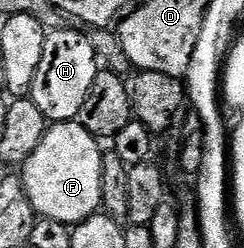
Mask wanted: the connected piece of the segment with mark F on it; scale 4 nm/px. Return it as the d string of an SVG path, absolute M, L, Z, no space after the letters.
M80 120L50 124L43 143L35 147L31 159L20 166L19 176L38 217L59 219L59 223L76 227L102 208L101 154L98 138L91 136Z

